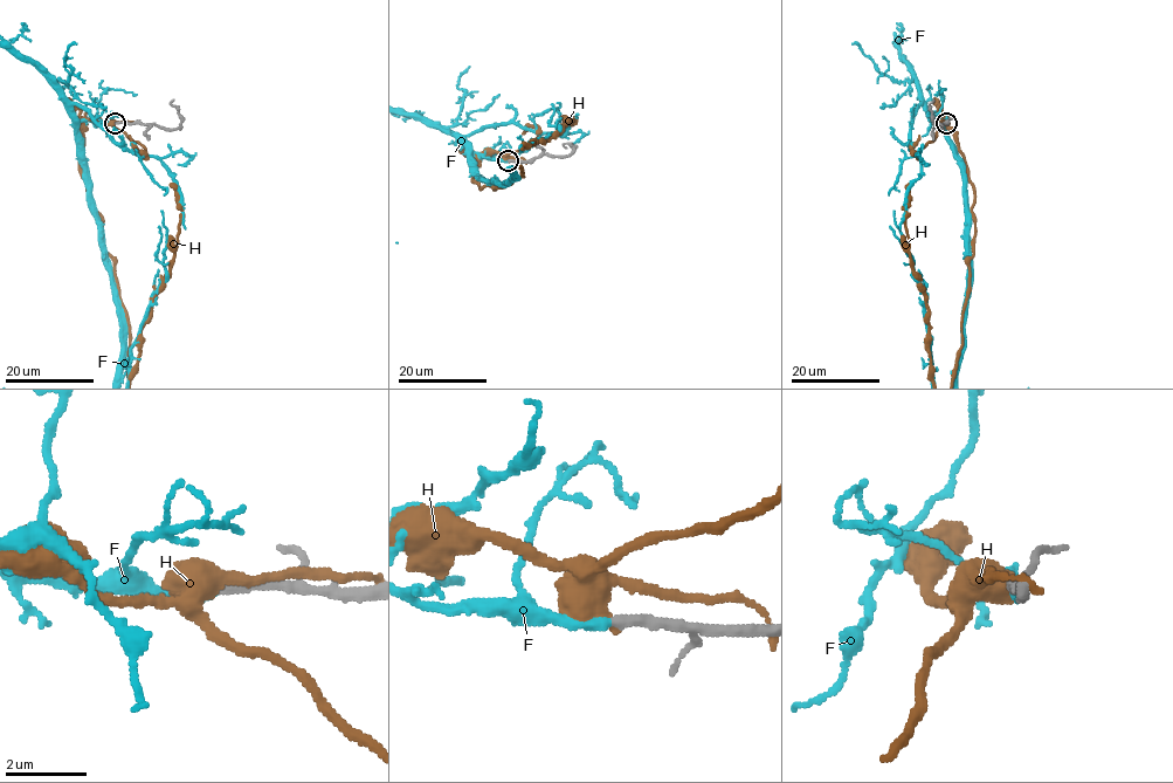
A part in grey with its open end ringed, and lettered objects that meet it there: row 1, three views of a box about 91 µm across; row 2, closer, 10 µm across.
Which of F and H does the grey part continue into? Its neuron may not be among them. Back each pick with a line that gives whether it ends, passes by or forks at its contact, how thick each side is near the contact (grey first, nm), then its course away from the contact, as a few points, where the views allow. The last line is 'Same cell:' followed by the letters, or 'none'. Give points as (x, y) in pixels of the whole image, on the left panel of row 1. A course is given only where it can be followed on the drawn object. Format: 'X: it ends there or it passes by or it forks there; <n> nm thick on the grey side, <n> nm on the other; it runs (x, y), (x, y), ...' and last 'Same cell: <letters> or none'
F: it ends there; 300 nm thick on the grey side, 320 nm on the other
Same cell: F

